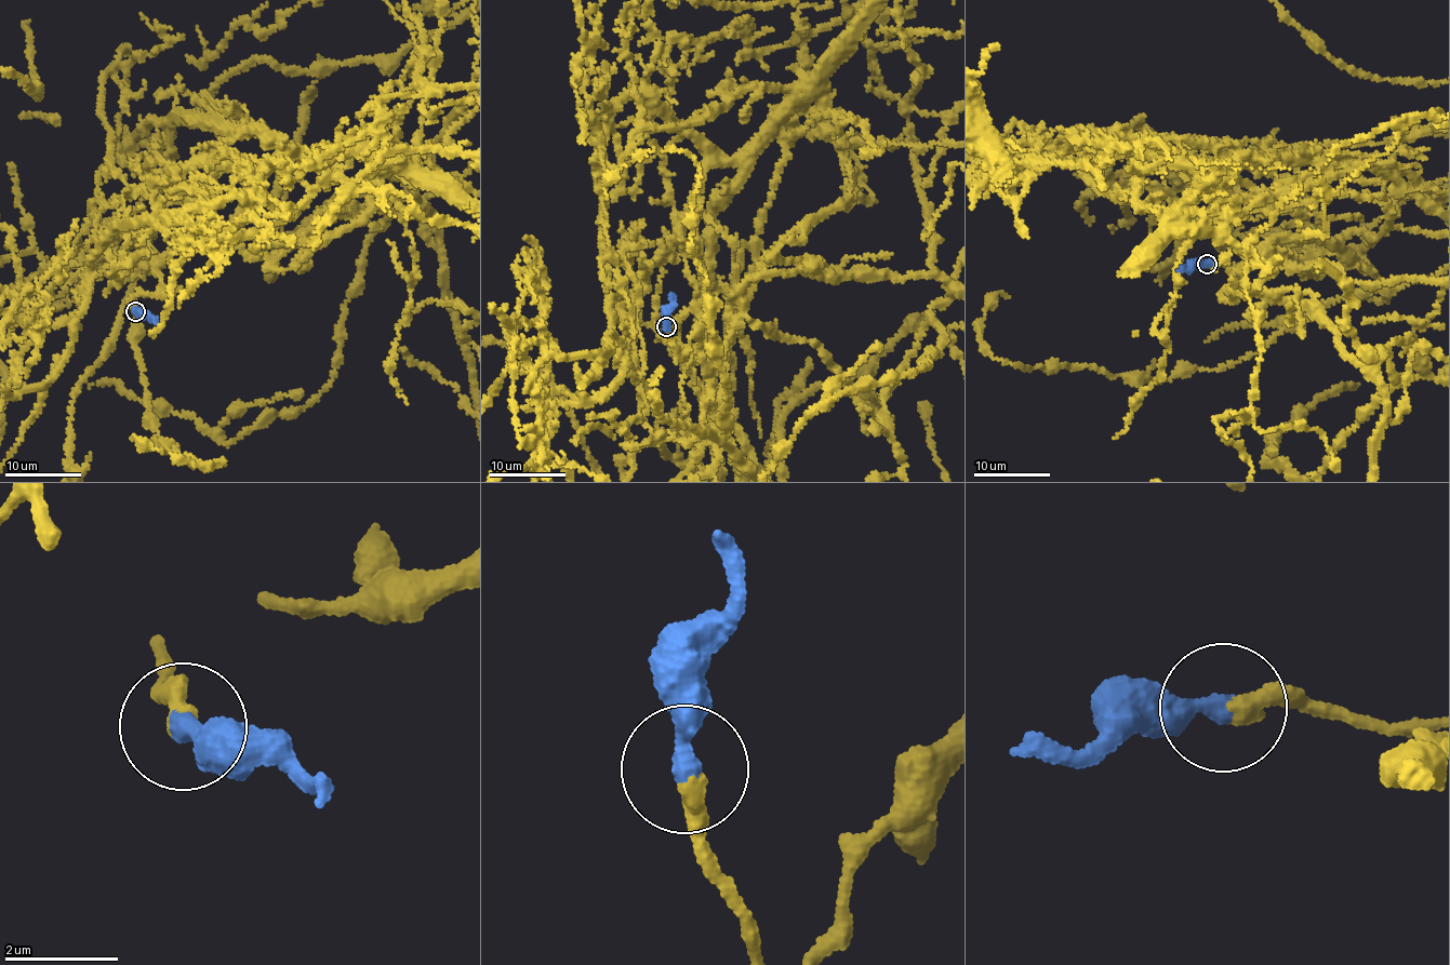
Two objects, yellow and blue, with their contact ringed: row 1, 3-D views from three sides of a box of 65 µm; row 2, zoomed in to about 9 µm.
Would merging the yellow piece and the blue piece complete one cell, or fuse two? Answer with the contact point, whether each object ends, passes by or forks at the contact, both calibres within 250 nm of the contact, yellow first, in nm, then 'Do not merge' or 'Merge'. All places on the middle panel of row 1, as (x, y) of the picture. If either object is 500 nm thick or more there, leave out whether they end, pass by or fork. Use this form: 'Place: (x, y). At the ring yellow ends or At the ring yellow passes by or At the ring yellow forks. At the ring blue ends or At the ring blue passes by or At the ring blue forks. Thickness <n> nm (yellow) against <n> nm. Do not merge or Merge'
Place: (666, 326). At the ring yellow ends. At the ring blue ends. Thickness 400 nm (yellow) against 400 nm. Merge

